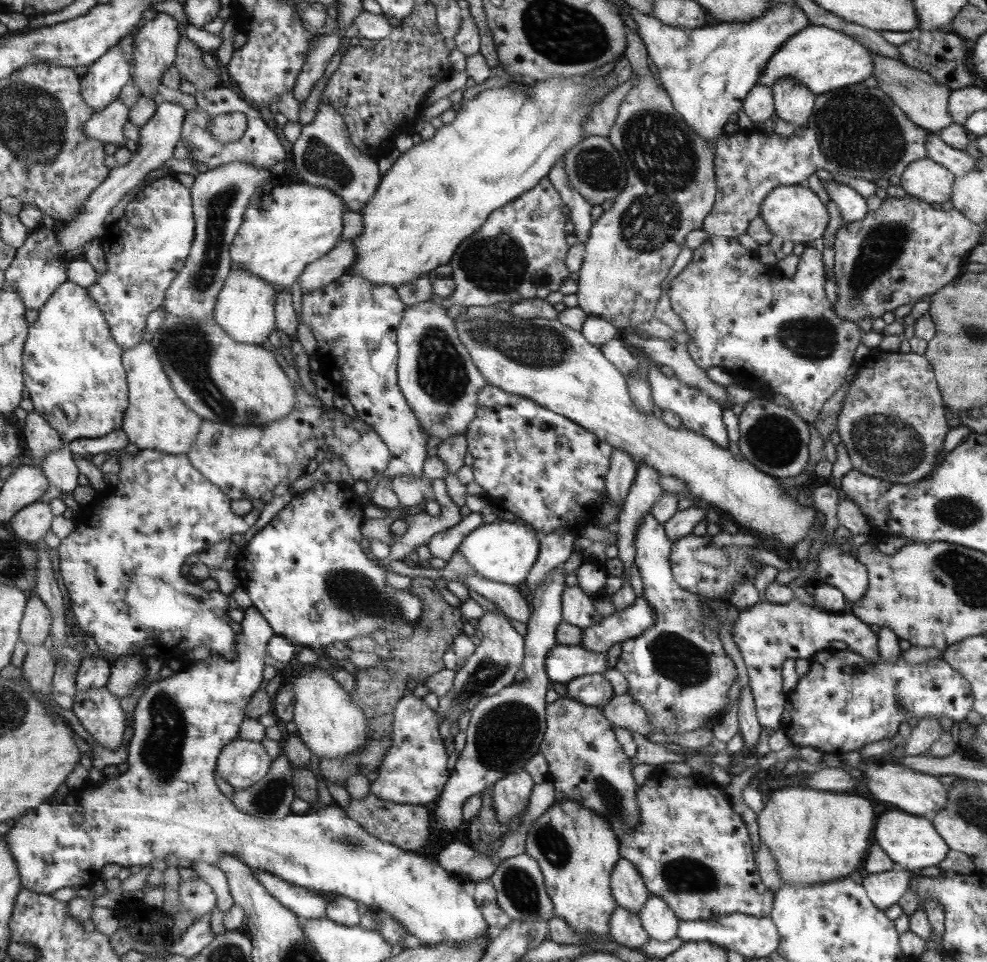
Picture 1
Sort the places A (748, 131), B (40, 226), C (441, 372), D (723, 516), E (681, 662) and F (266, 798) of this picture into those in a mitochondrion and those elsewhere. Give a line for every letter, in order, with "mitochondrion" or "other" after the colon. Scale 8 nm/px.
A: other
B: other
C: mitochondrion
D: other
E: mitochondrion
F: mitochondrion

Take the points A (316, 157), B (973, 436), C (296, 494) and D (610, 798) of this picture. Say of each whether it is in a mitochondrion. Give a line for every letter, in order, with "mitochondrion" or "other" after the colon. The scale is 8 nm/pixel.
A: mitochondrion
B: other
C: other
D: mitochondrion

